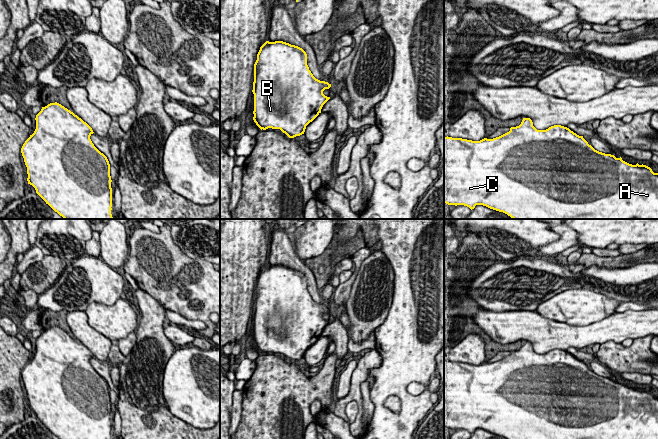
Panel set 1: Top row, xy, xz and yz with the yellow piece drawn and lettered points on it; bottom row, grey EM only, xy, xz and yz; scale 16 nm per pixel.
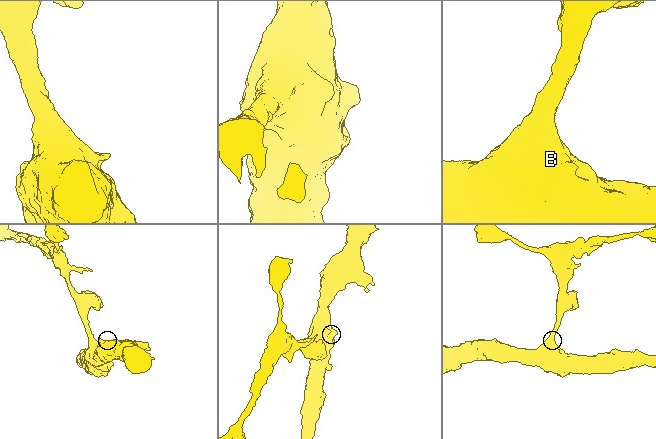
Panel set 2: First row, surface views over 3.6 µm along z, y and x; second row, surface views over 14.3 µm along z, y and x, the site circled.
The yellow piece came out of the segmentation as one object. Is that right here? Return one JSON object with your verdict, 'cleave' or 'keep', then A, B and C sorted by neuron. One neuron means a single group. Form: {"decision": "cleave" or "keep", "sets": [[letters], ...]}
{"decision": "keep", "sets": [["A", "B", "C"]]}

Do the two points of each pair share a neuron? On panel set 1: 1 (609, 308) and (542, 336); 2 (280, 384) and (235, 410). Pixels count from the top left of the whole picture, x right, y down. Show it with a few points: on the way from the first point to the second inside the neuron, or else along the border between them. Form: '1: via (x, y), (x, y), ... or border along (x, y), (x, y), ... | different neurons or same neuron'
1: border along (547, 318), (575, 325), (593, 323) | different neurons
2: border along (242, 390), (241, 420), (236, 428) | different neurons

